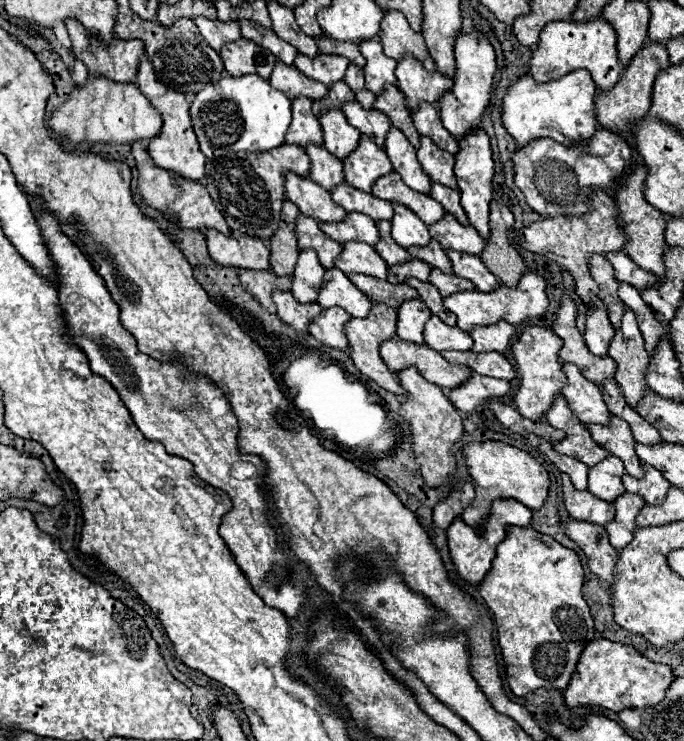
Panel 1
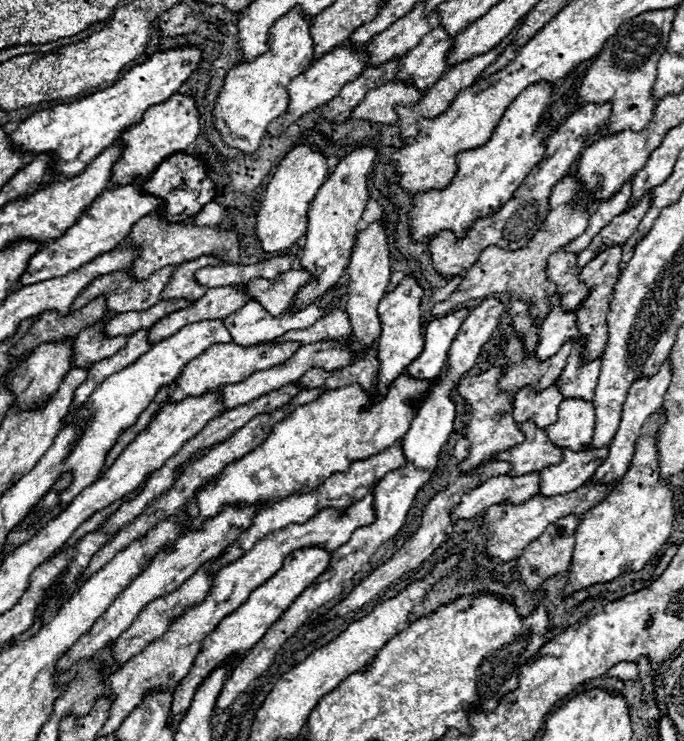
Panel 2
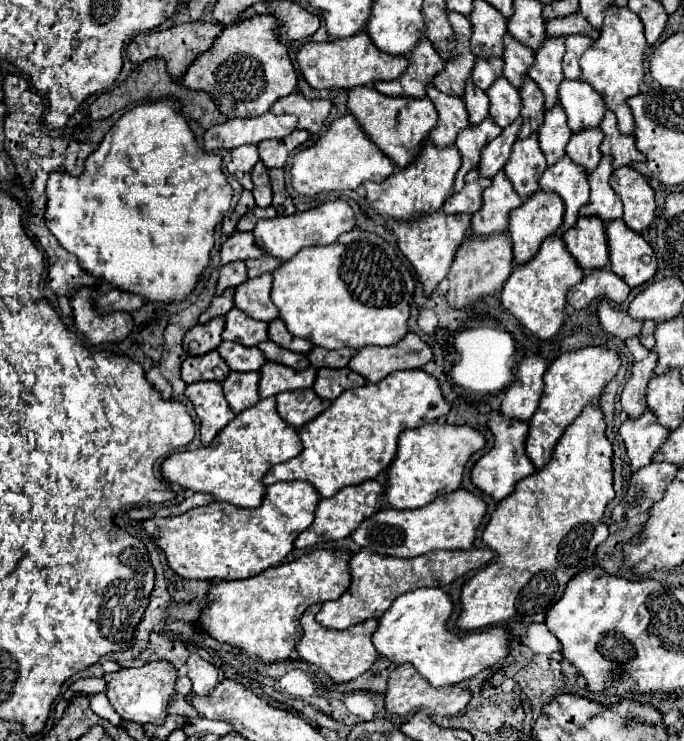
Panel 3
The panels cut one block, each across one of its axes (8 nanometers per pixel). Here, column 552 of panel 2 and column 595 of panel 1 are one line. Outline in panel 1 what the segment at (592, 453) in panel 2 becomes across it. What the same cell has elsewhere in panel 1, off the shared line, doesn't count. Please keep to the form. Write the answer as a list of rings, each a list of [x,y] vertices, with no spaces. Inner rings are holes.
[[[608,456],[588,470],[588,492],[602,500],[612,502],[624,492],[622,476],[624,476],[622,462],[616,456]]]

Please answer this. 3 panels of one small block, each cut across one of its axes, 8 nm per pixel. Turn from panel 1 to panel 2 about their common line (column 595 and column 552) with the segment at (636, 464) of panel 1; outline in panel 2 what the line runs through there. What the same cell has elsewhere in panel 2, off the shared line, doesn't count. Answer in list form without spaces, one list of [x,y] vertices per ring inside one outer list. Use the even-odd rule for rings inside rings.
[[[568,398],[558,408],[558,422],[546,428],[546,434],[558,442],[558,446],[566,446],[578,450],[584,444],[592,442],[594,434],[594,404],[582,398]]]

